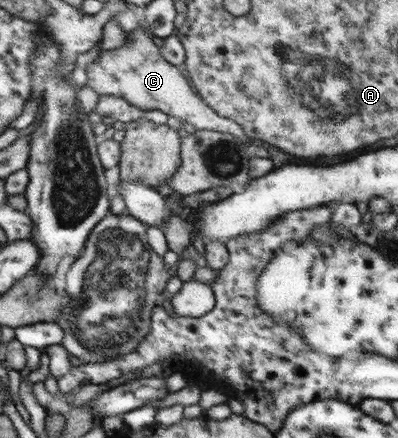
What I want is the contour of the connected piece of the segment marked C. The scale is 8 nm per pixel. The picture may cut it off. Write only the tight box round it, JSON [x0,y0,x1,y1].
[87,27,253,144]

